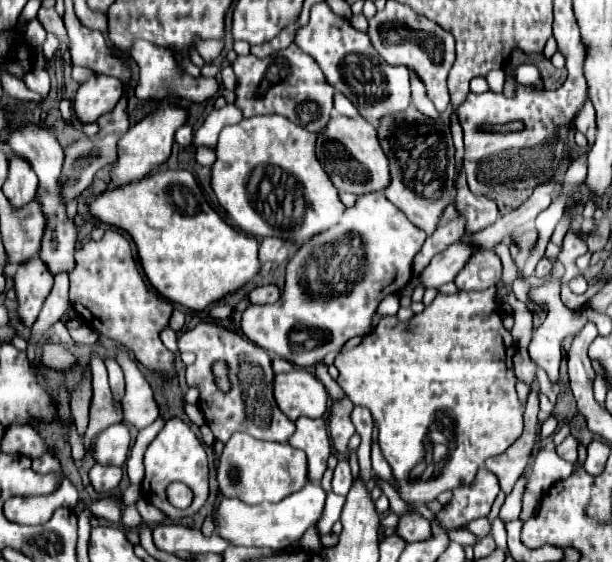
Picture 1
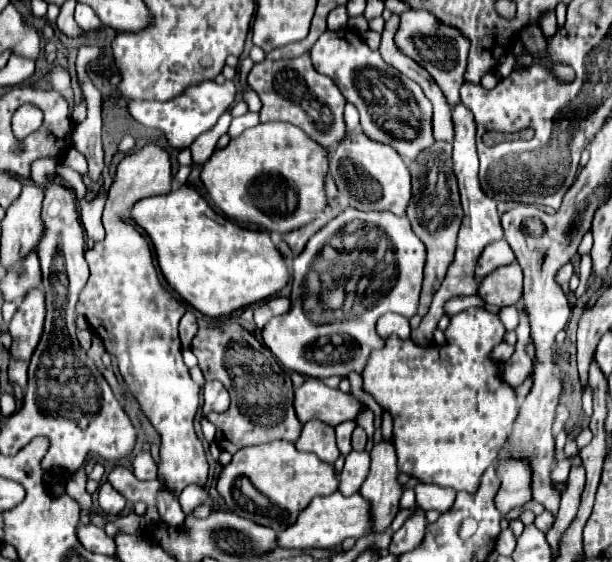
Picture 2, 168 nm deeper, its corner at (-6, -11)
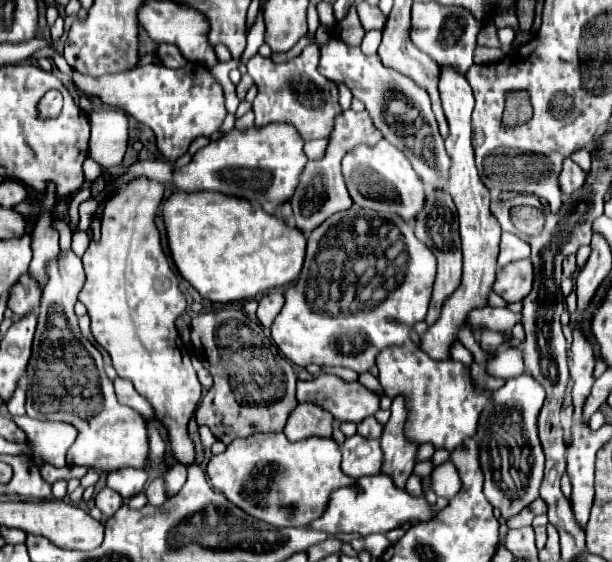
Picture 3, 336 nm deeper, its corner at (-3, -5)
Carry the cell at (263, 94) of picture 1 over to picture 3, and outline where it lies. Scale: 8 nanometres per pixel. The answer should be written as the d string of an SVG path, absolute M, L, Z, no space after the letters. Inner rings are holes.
M315 44L307 46L297 58L275 64L271 58L263 58L255 54L247 62L247 72L257 84L257 98L253 100L255 126L267 126L271 122L285 122L295 126L303 140L327 138L333 130L333 120L341 114L341 106L337 102L337 84L327 80L317 70L319 64L319 48Z

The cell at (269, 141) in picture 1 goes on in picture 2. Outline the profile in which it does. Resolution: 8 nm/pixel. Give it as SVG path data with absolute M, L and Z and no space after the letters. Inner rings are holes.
M284 122L244 130L226 148L216 150L200 174L210 198L226 218L276 234L288 234L322 216L328 208L326 176L328 150Z

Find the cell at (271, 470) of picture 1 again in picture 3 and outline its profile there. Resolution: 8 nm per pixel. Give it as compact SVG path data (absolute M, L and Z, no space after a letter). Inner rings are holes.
M283 432L253 434L233 440L223 454L209 460L207 476L235 506L277 528L309 526L313 520L321 518L333 490L357 486L355 478L341 472L341 448L333 438L289 442ZM265 466L273 466L271 480L263 476Z

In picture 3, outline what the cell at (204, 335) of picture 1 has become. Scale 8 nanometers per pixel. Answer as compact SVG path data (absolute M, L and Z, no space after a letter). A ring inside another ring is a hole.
M231 306L199 314L191 324L191 338L201 342L197 346L203 346L203 360L207 360L213 376L213 386L201 398L195 412L197 424L209 426L213 436L223 444L235 438L247 438L255 432L283 432L289 414L297 406L297 374L291 362L273 344L269 330Z

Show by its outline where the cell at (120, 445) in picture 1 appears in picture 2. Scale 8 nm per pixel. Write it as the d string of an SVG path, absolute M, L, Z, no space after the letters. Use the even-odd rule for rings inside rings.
M114 468L108 474L108 482L128 500L128 502L144 502L147 505L147 523L160 521L157 509L157 492L160 482L156 480L140 481L128 468Z

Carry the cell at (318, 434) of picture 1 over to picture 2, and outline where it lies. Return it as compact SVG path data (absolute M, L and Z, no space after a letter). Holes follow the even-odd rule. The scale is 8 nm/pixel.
M312 420L302 426L302 434L294 444L300 452L312 452L326 464L334 464L340 456L336 448L336 438L334 438L334 428L320 422Z

